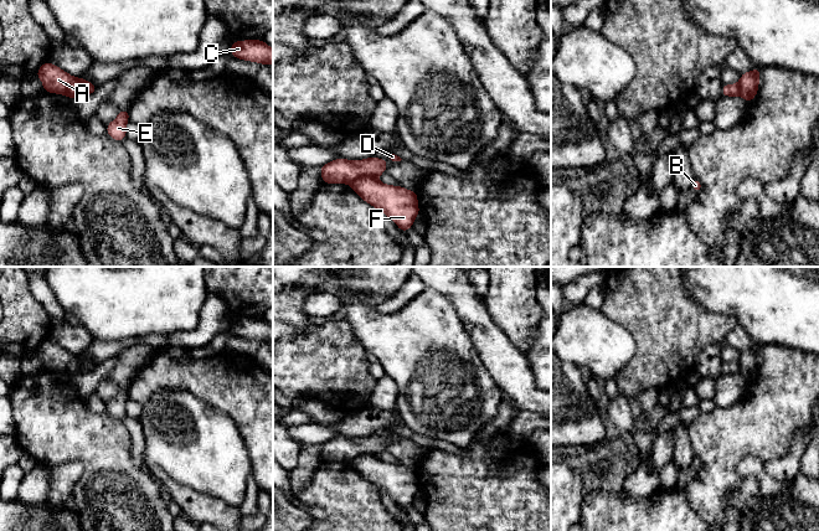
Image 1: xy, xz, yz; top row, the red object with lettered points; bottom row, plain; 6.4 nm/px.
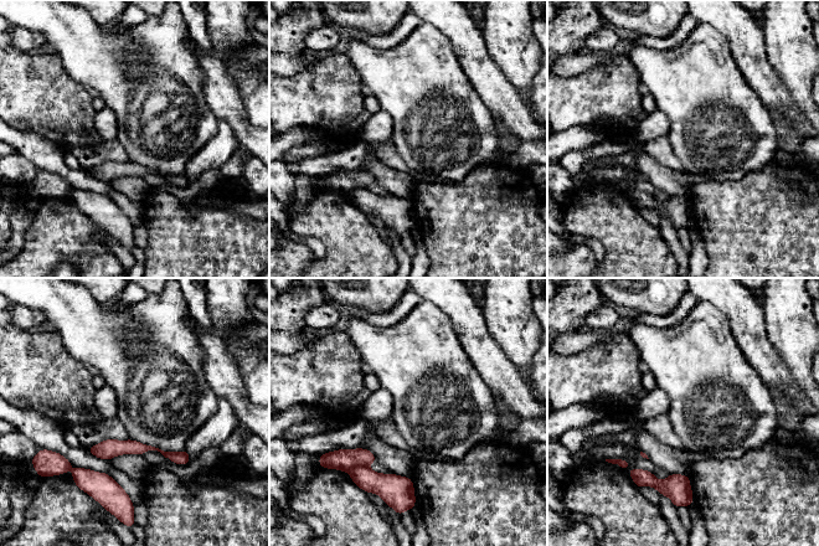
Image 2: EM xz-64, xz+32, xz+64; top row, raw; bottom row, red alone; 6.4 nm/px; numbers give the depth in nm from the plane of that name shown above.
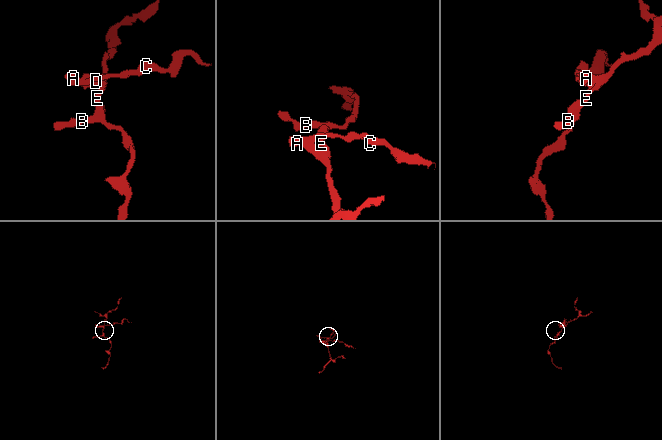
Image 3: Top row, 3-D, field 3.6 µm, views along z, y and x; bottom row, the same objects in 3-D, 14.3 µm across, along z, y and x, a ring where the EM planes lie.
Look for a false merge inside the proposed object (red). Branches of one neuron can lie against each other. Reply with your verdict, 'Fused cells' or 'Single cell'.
Fused cells

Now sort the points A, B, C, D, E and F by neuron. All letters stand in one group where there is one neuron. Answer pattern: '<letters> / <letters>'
A C D / B E F

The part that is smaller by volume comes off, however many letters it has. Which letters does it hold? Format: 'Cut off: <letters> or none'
Cut off: A, C, D

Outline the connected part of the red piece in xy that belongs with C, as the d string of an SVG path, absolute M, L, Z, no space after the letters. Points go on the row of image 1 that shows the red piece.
M263 40L232 42L230 52L235 58L273 66L273 48Z

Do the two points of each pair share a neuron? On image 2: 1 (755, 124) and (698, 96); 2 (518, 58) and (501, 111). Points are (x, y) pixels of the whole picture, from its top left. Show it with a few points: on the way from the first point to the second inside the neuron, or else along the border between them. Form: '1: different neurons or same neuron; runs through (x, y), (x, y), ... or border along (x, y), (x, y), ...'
1: same neuron; runs through (743, 109), (737, 104), (712, 101)
2: different neurons; border along (493, 60), (528, 107)

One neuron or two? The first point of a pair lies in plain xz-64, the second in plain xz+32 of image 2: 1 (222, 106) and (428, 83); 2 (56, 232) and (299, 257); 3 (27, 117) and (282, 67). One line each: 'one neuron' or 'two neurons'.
1: two neurons
2: two neurons
3: two neurons

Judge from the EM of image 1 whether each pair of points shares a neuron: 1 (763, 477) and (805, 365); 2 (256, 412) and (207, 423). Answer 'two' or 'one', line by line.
1: two
2: two

